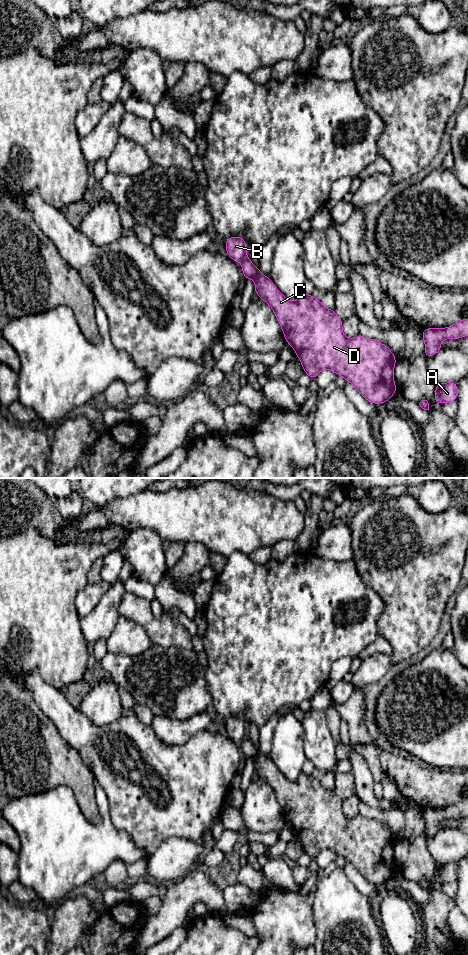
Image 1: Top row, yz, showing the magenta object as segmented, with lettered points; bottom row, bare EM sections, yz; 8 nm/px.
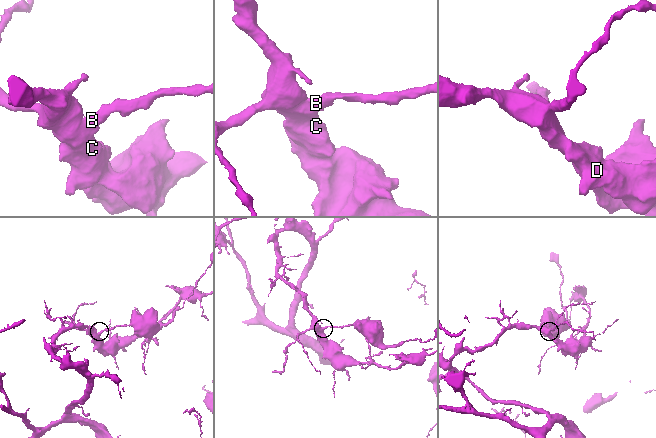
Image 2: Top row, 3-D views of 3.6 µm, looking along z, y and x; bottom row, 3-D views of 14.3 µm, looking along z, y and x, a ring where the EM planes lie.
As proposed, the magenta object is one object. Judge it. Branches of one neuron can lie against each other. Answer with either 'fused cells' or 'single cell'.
fused cells

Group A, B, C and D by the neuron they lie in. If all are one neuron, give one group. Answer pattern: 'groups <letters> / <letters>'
groups A C D / B

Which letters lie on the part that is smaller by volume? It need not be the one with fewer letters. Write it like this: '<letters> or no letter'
B

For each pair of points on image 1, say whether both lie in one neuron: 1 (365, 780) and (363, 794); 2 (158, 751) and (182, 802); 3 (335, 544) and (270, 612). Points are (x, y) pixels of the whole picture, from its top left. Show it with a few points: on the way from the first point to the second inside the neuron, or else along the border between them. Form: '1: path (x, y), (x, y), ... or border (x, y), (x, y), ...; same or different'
1: path (366, 783), (365, 791); same
2: path (159, 764), (169, 774), (170, 785), (174, 789); same
3: border (310, 552), (323, 559), (345, 561); different

